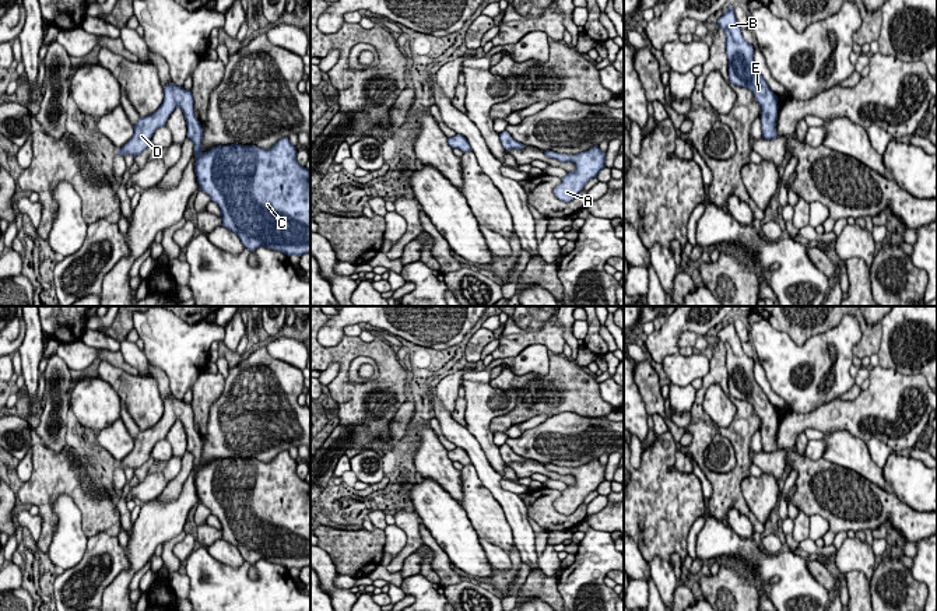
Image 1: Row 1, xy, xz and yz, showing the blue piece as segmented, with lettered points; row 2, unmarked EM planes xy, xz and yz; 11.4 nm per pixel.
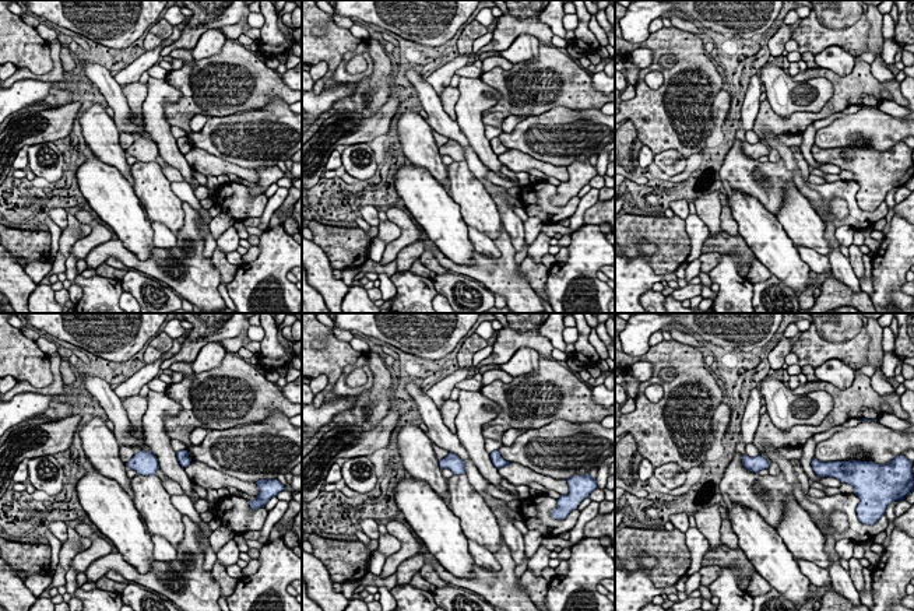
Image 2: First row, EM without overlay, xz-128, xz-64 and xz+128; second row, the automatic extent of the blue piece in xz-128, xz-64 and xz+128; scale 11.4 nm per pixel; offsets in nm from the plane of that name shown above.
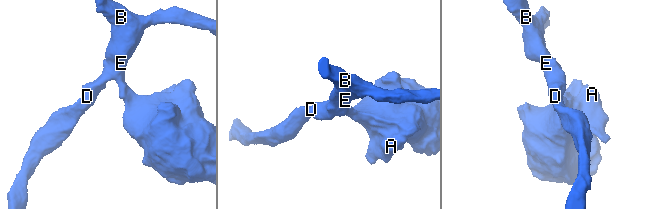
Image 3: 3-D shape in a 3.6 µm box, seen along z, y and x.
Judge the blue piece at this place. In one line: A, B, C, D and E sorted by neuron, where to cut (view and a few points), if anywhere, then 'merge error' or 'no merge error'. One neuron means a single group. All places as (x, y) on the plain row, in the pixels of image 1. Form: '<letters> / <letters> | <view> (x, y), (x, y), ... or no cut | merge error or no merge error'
A B C D E | no cut | no merge error

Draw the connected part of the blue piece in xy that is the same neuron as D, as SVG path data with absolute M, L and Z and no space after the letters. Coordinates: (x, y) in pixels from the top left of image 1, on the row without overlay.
M172 396L164 398L164 408L161 419L152 428L138 432L133 450L117 463L117 467L140 468L151 457L155 443L165 439L168 429L180 421L187 438L187 452L194 456L197 496L211 515L218 517L221 538L236 547L250 565L264 559L288 570L310 566L310 485L296 475L296 460L288 450L278 453L269 463L231 457L203 466L200 463L203 442L193 425L192 404Z

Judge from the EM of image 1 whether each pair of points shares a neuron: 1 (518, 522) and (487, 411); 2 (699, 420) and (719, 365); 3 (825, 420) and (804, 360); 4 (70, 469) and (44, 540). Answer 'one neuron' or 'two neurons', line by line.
1: two neurons
2: one neuron
3: two neurons
4: one neuron

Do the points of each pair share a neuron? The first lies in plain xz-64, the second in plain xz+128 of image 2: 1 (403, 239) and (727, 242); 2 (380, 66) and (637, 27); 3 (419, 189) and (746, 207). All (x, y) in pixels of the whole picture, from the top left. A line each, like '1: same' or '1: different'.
1: different
2: different
3: same

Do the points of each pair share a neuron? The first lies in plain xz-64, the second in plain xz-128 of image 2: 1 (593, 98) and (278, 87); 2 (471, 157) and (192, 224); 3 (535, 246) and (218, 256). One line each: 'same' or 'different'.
1: same
2: different
3: different

